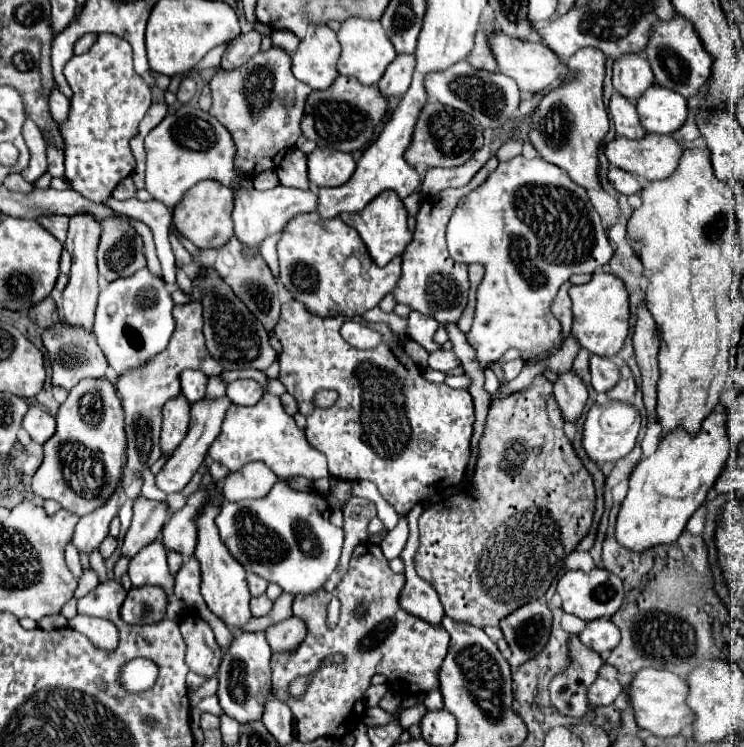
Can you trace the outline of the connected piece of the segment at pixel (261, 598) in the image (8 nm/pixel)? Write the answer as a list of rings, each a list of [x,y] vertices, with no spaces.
[[[263,593],[263,595],[257,595],[257,597],[251,597],[251,613],[253,615],[267,615],[273,607],[273,601],[269,601],[269,597]]]

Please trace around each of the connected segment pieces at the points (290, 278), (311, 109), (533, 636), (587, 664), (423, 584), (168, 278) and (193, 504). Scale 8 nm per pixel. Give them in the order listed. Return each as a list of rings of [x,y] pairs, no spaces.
[[[315,211],[293,217],[281,241],[277,243],[281,283],[303,303],[305,309],[319,317],[363,315],[393,291],[397,277],[401,277],[401,259],[393,259],[387,267],[377,267],[357,231],[337,219],[321,219]]]
[[[337,77],[329,89],[311,91],[301,129],[303,135],[307,135],[319,147],[333,147],[351,153],[357,149],[365,149],[373,141],[375,131],[385,115],[387,99],[381,95],[377,85],[367,87],[353,77]]]
[[[545,599],[529,601],[503,617],[499,629],[511,649],[511,667],[519,667],[545,647],[551,633],[551,611]]]
[[[571,635],[569,649],[573,653],[573,667],[565,669],[551,681],[551,703],[563,715],[583,717],[589,709],[587,685],[591,685],[593,679],[597,679],[597,671],[603,665],[603,659],[587,647],[581,647],[577,635]]]
[[[417,503],[409,513],[407,513],[407,521],[409,521],[409,539],[407,539],[407,545],[405,549],[401,551],[401,561],[405,563],[405,577],[407,577],[407,583],[401,591],[401,607],[429,623],[441,623],[443,619],[443,605],[439,603],[439,597],[435,593],[435,589],[425,581],[421,579],[417,573],[415,573],[415,567],[413,567],[413,555],[419,547],[419,529],[417,529],[417,519],[419,515],[423,513],[423,507]]]
[[[107,199],[105,203],[113,211],[145,223],[155,239],[157,245],[157,255],[163,267],[163,279],[167,285],[175,285],[175,255],[169,245],[169,235],[167,229],[171,225],[171,209],[167,209],[161,201],[139,201],[139,199],[127,199],[127,201],[117,201],[117,199]]]
[[[201,491],[193,493],[187,499],[187,505],[169,517],[161,531],[163,545],[169,551],[181,553],[185,559],[193,555],[193,547],[197,541],[197,533],[193,531],[193,511],[197,511],[197,507],[201,507]]]

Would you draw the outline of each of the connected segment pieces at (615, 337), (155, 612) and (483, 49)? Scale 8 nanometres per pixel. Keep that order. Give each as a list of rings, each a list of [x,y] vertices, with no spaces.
[[[595,271],[589,283],[573,285],[569,289],[569,297],[573,301],[571,335],[577,339],[577,343],[599,357],[617,355],[629,333],[629,297],[623,281],[611,273]]]
[[[133,587],[121,607],[121,619],[129,625],[151,625],[165,617],[167,593],[163,587]]]
[[[487,27],[485,31],[481,31],[481,33],[475,35],[475,45],[473,45],[473,49],[471,49],[469,57],[467,57],[469,65],[473,65],[475,69],[485,69],[485,71],[491,71],[491,73],[497,71],[497,63],[495,63],[491,51],[489,51],[487,37],[485,37],[487,33],[491,35],[493,31],[495,31],[493,27]]]

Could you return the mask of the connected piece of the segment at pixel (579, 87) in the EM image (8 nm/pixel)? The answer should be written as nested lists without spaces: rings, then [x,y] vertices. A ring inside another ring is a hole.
[[[585,47],[577,51],[569,61],[569,71],[575,71],[571,81],[563,81],[557,89],[549,91],[533,119],[531,119],[531,131],[529,141],[535,145],[535,149],[541,153],[541,157],[561,169],[567,171],[567,175],[585,189],[601,189],[597,171],[597,151],[603,145],[603,139],[609,131],[609,117],[603,105],[603,77],[605,77],[605,55],[601,55],[599,49]]]

